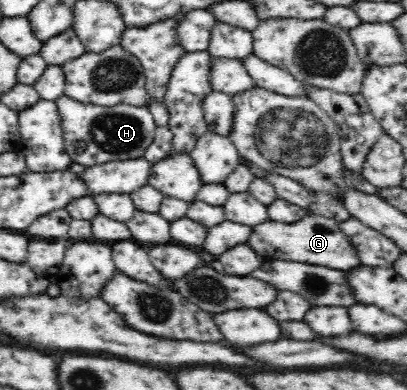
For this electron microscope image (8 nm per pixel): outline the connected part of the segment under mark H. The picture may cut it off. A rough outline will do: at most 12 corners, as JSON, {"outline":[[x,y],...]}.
{"outline":[[54,101],[66,151],[86,167],[144,156],[147,107]]}

